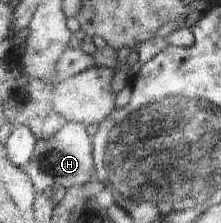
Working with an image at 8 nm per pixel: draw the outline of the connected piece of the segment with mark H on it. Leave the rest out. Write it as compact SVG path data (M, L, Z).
M67 122L50 141L37 140L31 160L23 169L30 177L34 191L43 192L53 185L67 190L87 183L95 173L91 143L91 130L76 122Z

